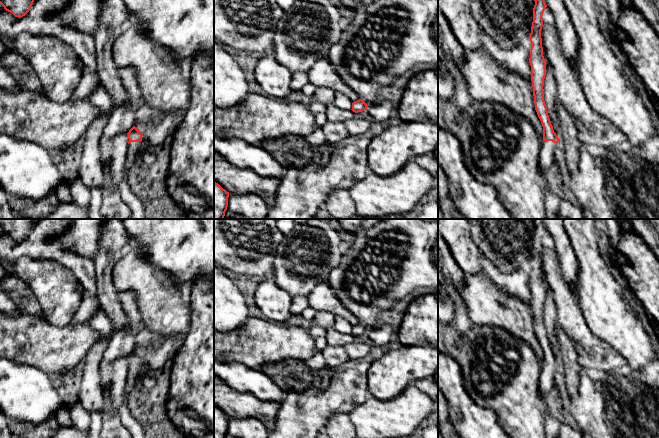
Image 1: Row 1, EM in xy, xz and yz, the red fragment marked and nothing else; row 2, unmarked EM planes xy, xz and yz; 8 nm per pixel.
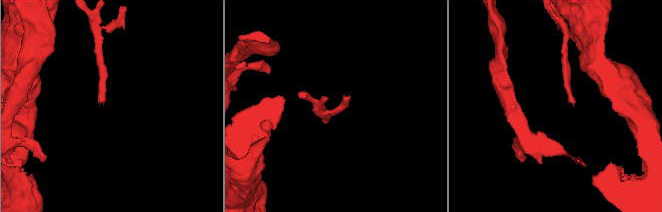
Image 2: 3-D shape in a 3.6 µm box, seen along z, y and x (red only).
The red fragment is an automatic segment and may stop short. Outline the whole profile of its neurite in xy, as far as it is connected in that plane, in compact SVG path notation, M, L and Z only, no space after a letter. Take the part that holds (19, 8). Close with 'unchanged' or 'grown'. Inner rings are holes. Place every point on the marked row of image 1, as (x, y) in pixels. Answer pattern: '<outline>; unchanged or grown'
M0 0L0 4L4 9L18 18L29 12L33 2L34 0Z; unchanged

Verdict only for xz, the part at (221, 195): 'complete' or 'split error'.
complete

